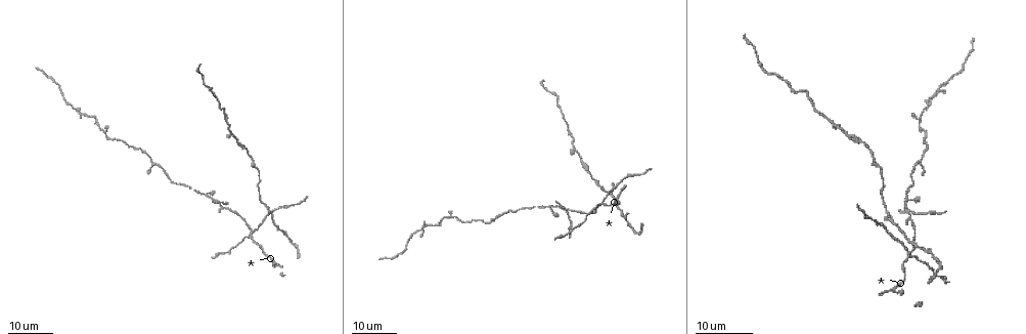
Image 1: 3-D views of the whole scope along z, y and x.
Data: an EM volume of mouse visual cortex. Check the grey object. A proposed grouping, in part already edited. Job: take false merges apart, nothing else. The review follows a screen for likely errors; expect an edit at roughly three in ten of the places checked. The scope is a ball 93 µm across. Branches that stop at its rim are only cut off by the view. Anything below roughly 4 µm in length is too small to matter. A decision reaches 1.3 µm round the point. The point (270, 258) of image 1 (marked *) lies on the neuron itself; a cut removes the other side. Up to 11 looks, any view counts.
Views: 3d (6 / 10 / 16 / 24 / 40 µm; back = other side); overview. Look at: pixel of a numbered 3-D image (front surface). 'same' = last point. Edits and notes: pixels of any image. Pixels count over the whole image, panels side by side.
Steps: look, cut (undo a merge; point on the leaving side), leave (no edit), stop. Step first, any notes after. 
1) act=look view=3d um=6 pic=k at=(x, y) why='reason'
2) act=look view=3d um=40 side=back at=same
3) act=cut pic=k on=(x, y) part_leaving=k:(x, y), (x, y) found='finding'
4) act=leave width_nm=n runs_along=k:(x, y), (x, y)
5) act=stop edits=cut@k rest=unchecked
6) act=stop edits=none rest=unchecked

act=look view=3d um=16 pic=1 at=(218, 200) why='small branch off a trunk'

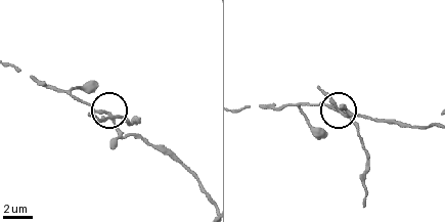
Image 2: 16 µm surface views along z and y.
act=look view=3d um=10 pic=2 at=(115, 116) why='zoom in'

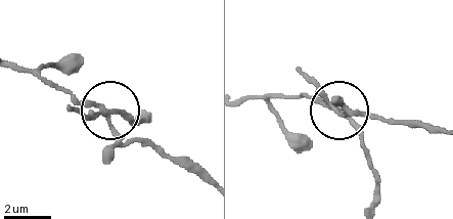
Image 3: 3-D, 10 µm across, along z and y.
act=cut pic=3 on=(133, 119) side_arm_um=8 part_leaving=3:(335, 111), (359, 139), (375, 180), (375, 204) found='two neurons meet here'

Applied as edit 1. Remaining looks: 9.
act=look view=overview

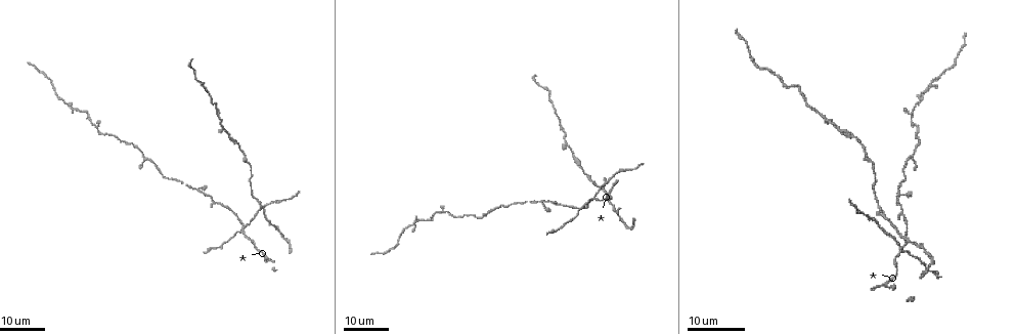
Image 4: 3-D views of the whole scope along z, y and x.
act=look view=3d um=16 pic=4 at=(243, 229)

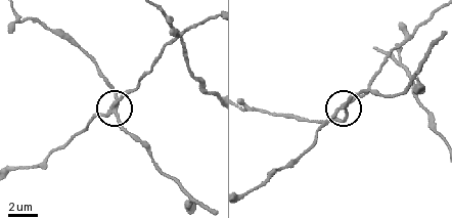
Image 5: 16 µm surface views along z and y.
act=look view=3d um=6 pic=5 at=(116, 106)

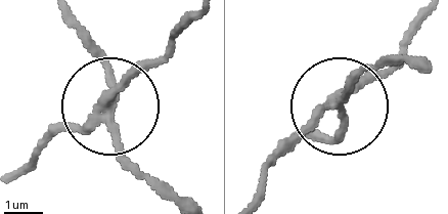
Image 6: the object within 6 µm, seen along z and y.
act=cut pic=6 on=(142, 71) arms=4 found='two neurons meet here'

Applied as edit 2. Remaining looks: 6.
act=look view=3d um=16 pic=4 at=(927, 89) why='calibre changes'

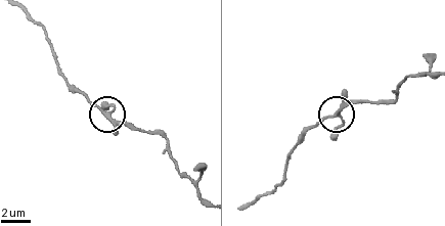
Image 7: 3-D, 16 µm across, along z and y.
act=look view=3d um=6 pic=7 at=(107, 113) why='closer look'

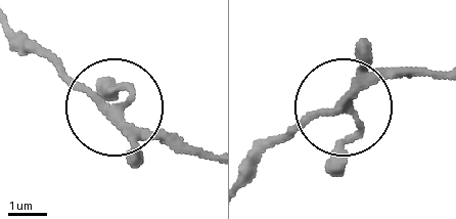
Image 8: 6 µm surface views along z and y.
act=leave width_nm=200 runs_along=8:(437, 75), (368, 79), (329, 111), (290, 124), (255, 160) found='all the same neuron'

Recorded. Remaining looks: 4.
act=look view=3d um=16 pic=4 at=(391, 251) why='sudden change in width'

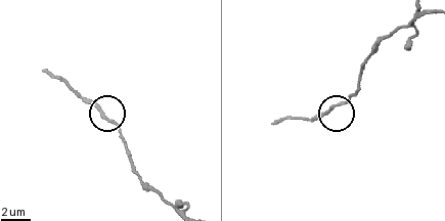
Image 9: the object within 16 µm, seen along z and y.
act=look view=3d um=6 pic=9 at=(105, 119)

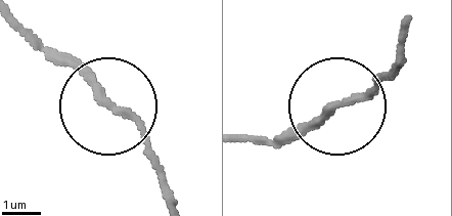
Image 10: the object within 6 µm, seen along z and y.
act=leave runs_along=10:(402, 42), (369, 91), (256, 140) found='one neuron here'

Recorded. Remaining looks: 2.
act=look view=3d um=24 pic=4 at=(95, 125) why='sudden change in width'

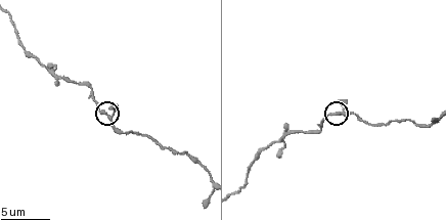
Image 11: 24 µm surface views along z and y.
act=look view=3d um=10 pic=11 at=(107, 116)

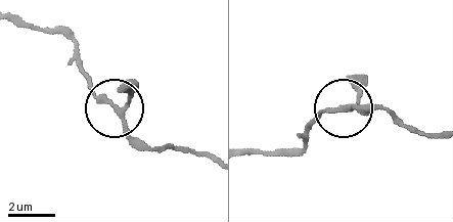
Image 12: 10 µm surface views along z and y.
act=leave width_nm=200 runs_along=12:(207, 156), (142, 142), (80, 68) found='all the same neuron'

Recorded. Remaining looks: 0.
act=stop edits=cut@3,cut@6 rest=unchecked

